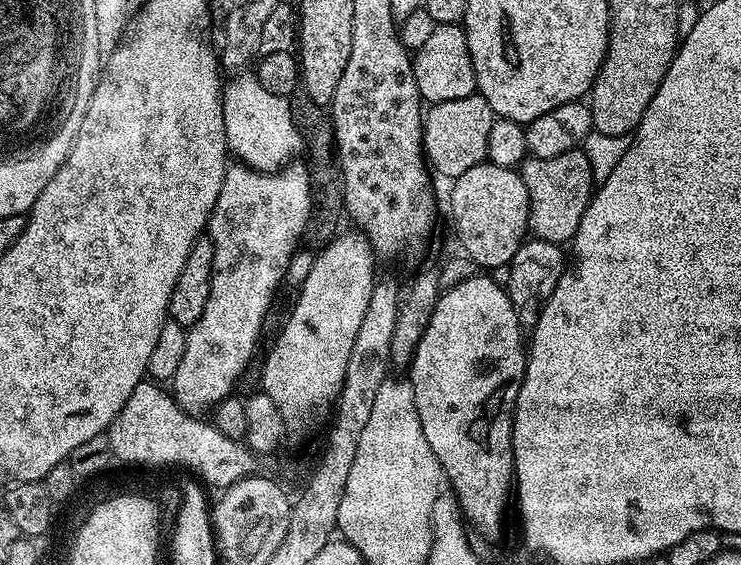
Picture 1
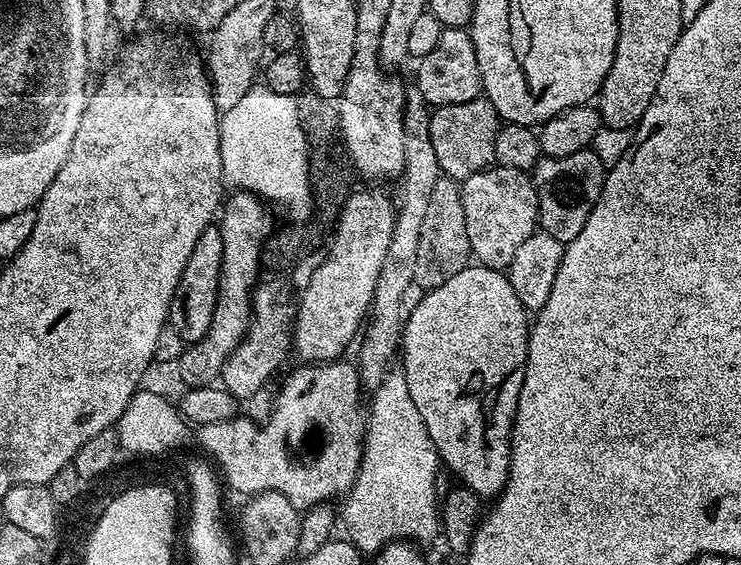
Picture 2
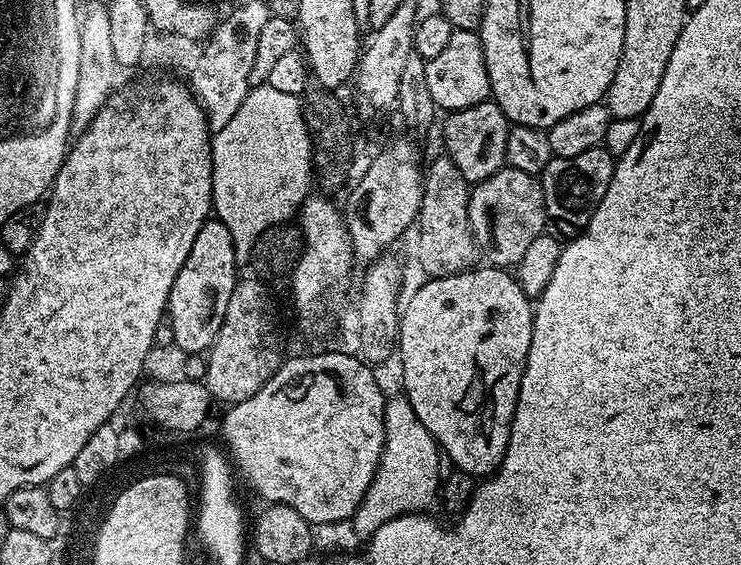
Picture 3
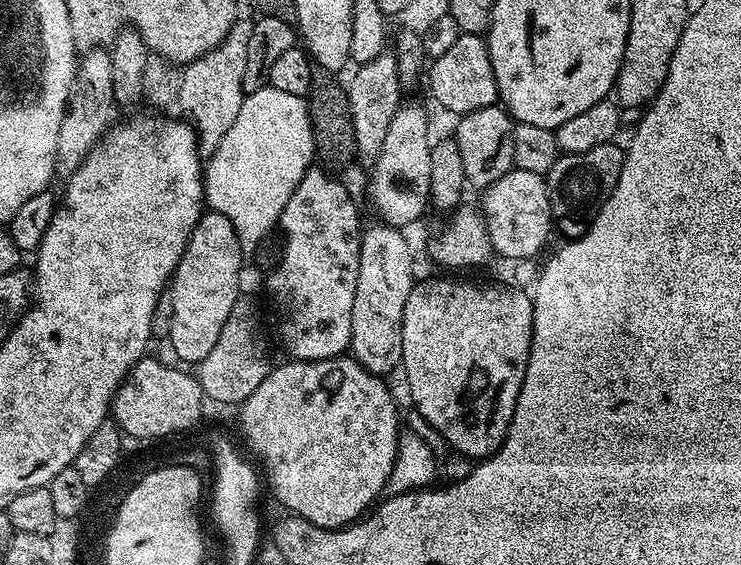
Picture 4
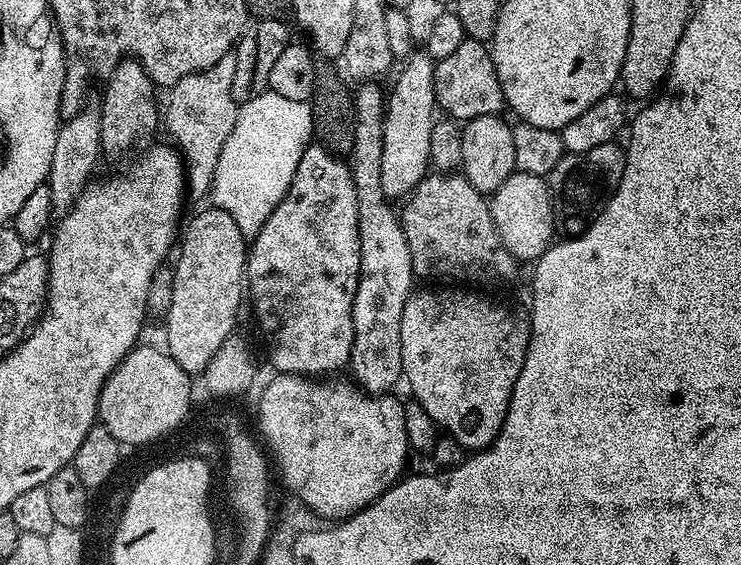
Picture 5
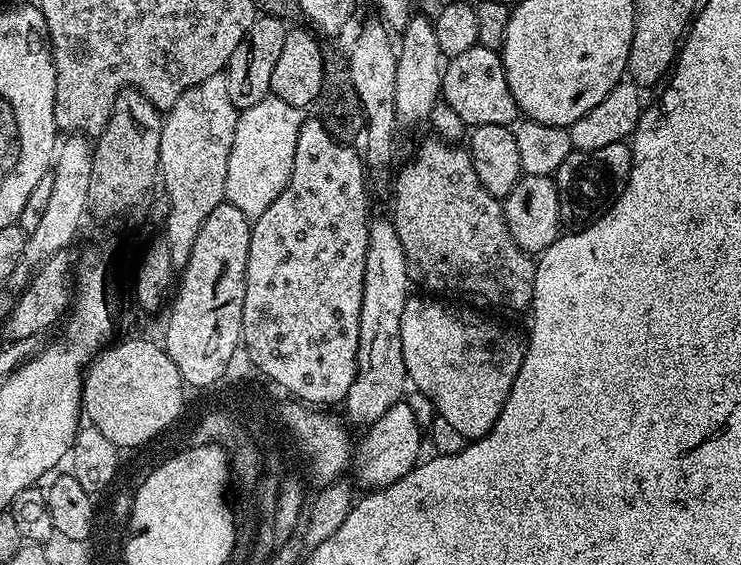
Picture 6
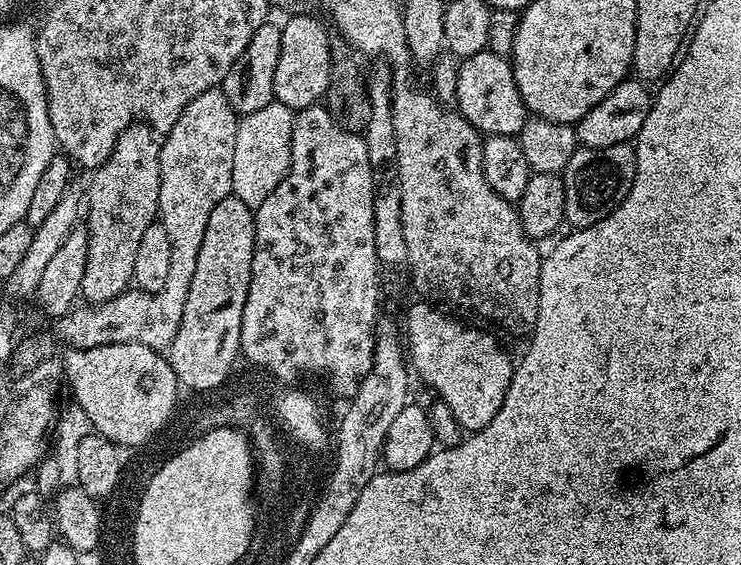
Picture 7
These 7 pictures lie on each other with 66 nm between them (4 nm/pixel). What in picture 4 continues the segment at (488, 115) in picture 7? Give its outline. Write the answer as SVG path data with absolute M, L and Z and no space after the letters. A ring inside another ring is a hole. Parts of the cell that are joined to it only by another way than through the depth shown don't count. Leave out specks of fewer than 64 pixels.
M469 32L461 34L458 42L454 42L454 46L446 50L446 54L431 61L426 72L426 84L427 82L433 98L448 112L463 114L496 104L498 97L494 82L494 66L490 66L487 39Z

